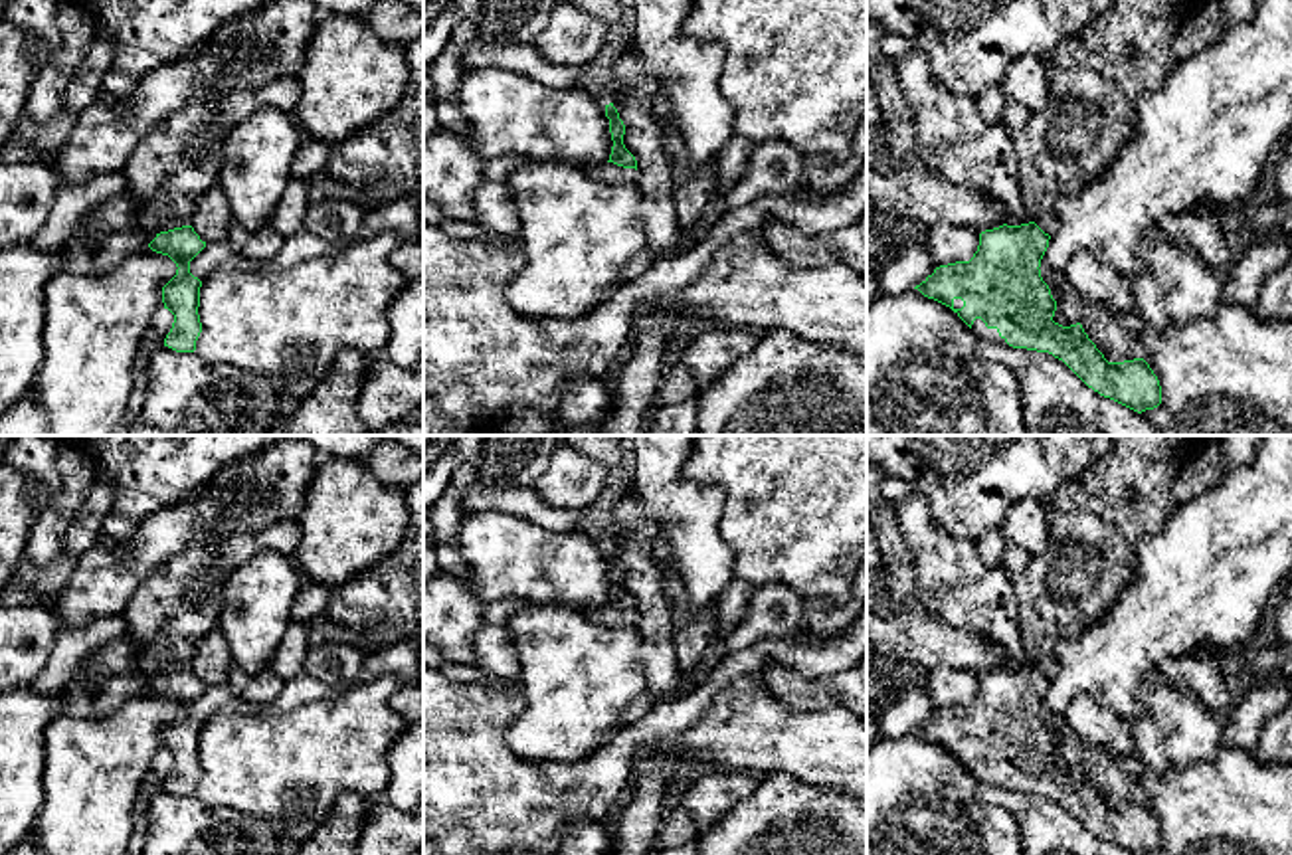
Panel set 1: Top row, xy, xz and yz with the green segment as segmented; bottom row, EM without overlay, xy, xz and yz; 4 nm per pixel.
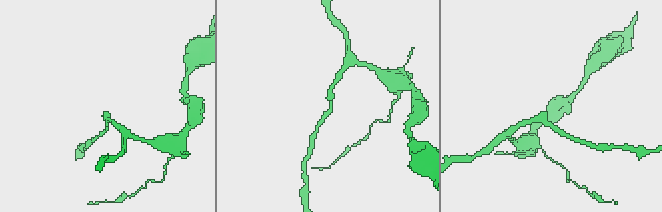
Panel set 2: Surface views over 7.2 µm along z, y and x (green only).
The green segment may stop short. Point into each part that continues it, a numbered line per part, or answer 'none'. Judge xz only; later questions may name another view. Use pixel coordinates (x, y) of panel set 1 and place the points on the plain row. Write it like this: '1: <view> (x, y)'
1: xz (608, 614)

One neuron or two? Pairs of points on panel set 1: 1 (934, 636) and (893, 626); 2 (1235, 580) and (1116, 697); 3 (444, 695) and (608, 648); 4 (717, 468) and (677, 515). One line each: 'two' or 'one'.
1: one
2: one
3: two
4: two

